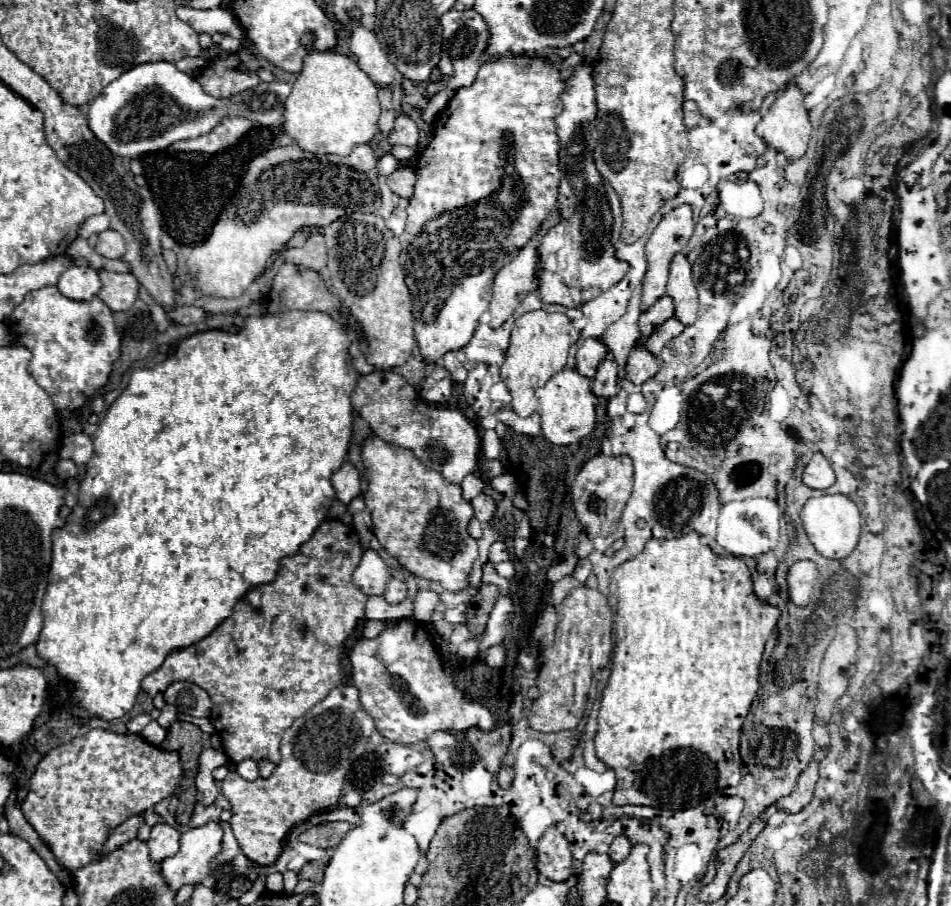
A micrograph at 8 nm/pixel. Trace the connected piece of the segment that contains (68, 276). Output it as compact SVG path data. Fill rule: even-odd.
M71 266L59 276L57 290L71 300L91 300L101 290L101 280L89 266Z

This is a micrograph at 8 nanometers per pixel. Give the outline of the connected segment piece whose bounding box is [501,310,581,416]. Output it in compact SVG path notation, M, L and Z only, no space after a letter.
M533 310L523 314L511 332L511 344L505 354L505 362L501 366L501 380L507 384L513 400L511 408L519 416L529 416L537 410L535 390L545 386L557 372L561 372L567 364L567 352L571 344L579 340L581 332L573 326L573 322L565 314L551 314L545 310Z

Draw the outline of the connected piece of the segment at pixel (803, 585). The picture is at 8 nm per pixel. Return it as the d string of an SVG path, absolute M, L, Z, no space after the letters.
M803 560L793 564L787 574L791 602L797 606L807 606L815 580L817 580L817 566L813 562Z

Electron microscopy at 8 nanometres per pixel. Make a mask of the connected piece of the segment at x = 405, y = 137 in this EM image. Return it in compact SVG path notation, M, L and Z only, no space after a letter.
M399 114L395 120L395 128L389 136L389 142L391 144L403 144L403 146L417 146L417 142L419 142L417 124L407 114Z

